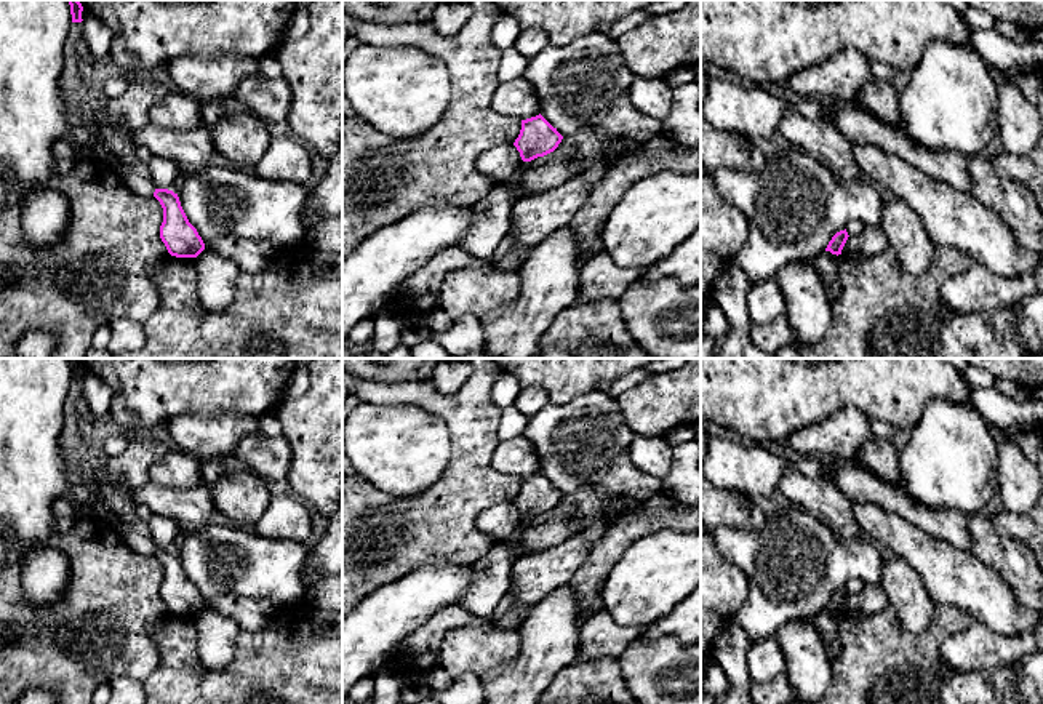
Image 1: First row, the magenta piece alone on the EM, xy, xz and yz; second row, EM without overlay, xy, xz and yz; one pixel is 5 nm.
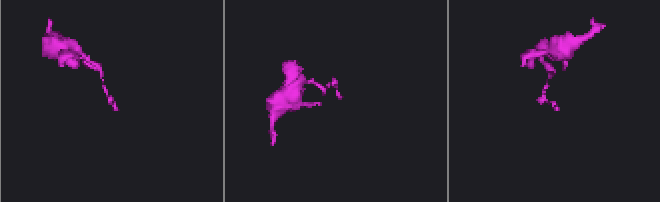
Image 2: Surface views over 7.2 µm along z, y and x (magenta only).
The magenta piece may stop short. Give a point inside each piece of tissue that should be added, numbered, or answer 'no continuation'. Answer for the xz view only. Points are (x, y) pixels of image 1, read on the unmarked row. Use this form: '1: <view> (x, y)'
no continuation

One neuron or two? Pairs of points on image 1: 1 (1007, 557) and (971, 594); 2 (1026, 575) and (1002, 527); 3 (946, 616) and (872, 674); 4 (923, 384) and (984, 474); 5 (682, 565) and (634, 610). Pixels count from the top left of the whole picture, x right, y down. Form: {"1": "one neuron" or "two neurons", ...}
{"1": "two neurons", "2": "two neurons", "3": "one neuron", "4": "two neurons", "5": "one neuron"}

